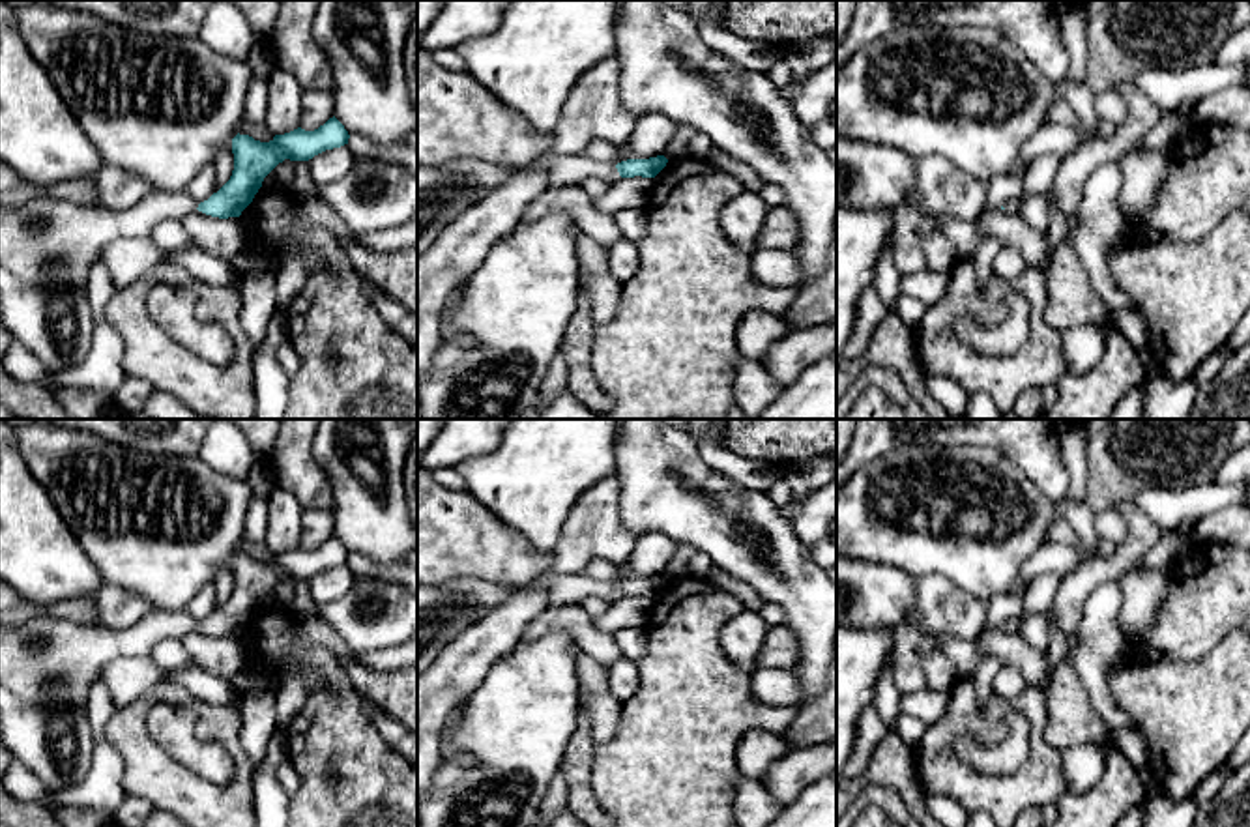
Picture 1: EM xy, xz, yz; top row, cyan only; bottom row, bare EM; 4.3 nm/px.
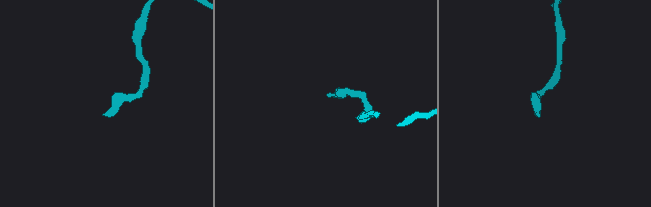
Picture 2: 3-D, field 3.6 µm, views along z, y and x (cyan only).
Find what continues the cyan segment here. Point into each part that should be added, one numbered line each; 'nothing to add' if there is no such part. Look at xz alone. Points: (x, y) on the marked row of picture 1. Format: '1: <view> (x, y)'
1: xz (564, 171)

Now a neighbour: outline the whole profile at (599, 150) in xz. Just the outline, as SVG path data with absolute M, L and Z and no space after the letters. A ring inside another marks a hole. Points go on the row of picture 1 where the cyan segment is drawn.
M591 140L589 146L584 150L584 155L604 163L616 163L619 159L618 148L604 140Z

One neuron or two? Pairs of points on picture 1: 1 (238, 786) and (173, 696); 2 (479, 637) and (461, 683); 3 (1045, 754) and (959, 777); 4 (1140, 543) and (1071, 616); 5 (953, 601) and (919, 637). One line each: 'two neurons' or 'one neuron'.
1: one neuron
2: one neuron
3: one neuron
4: one neuron
5: one neuron

